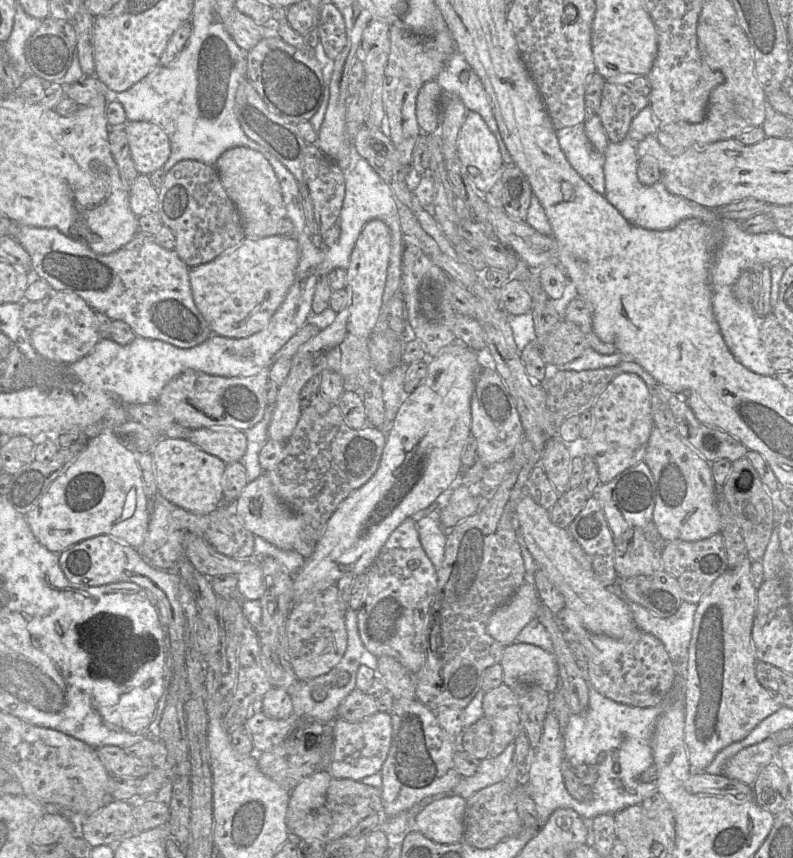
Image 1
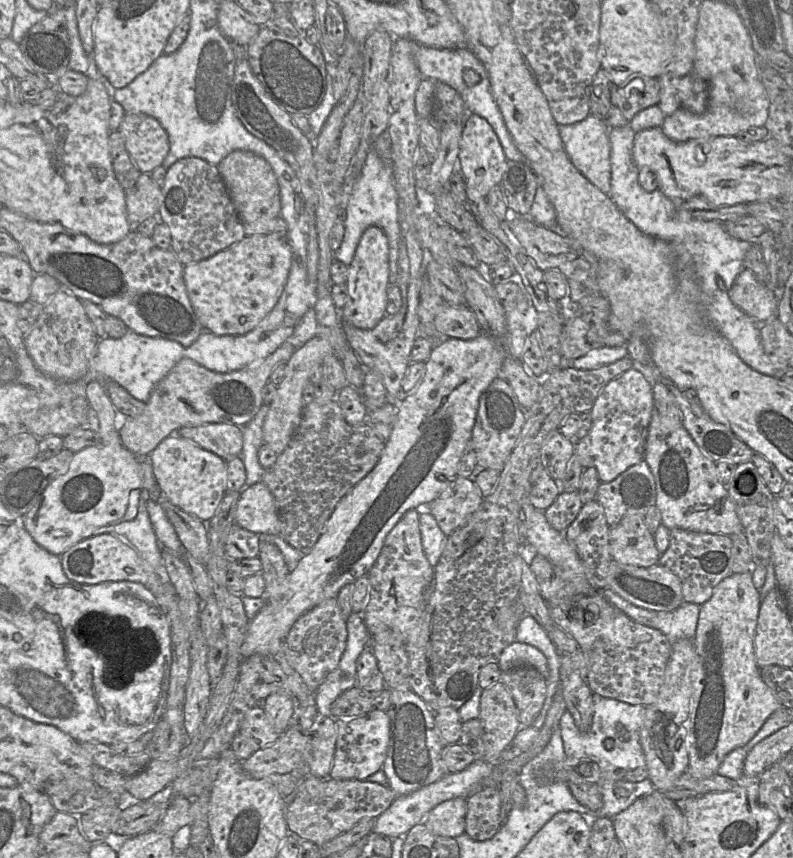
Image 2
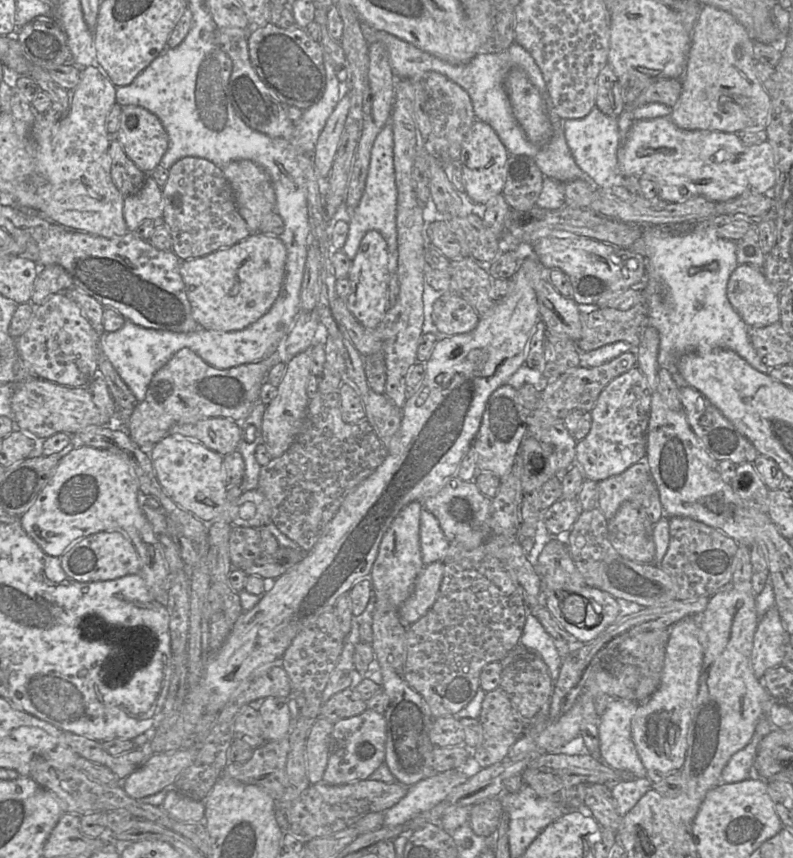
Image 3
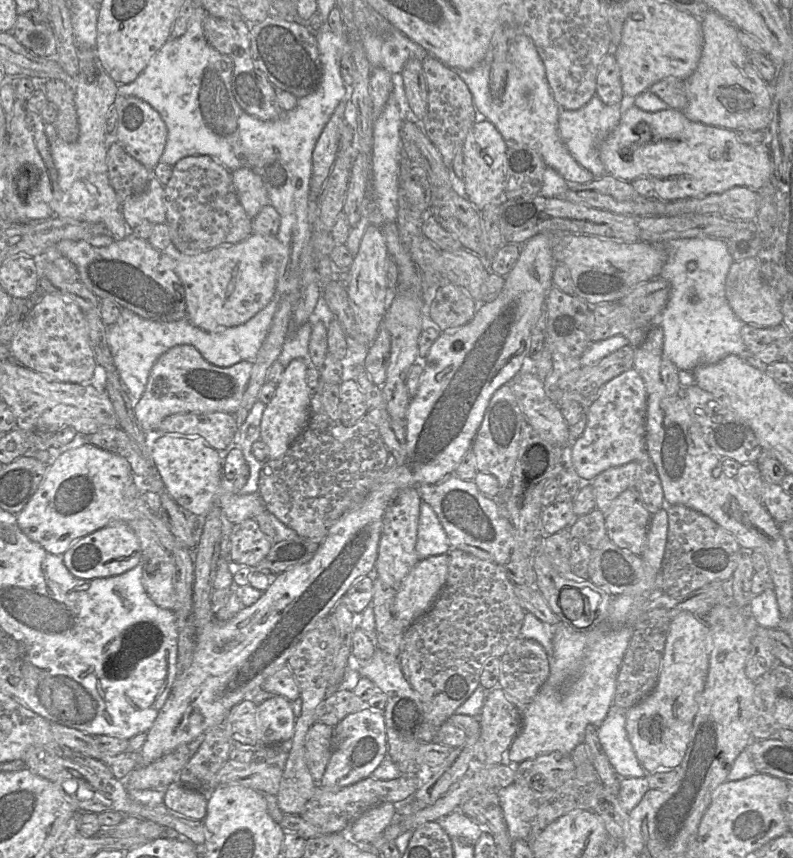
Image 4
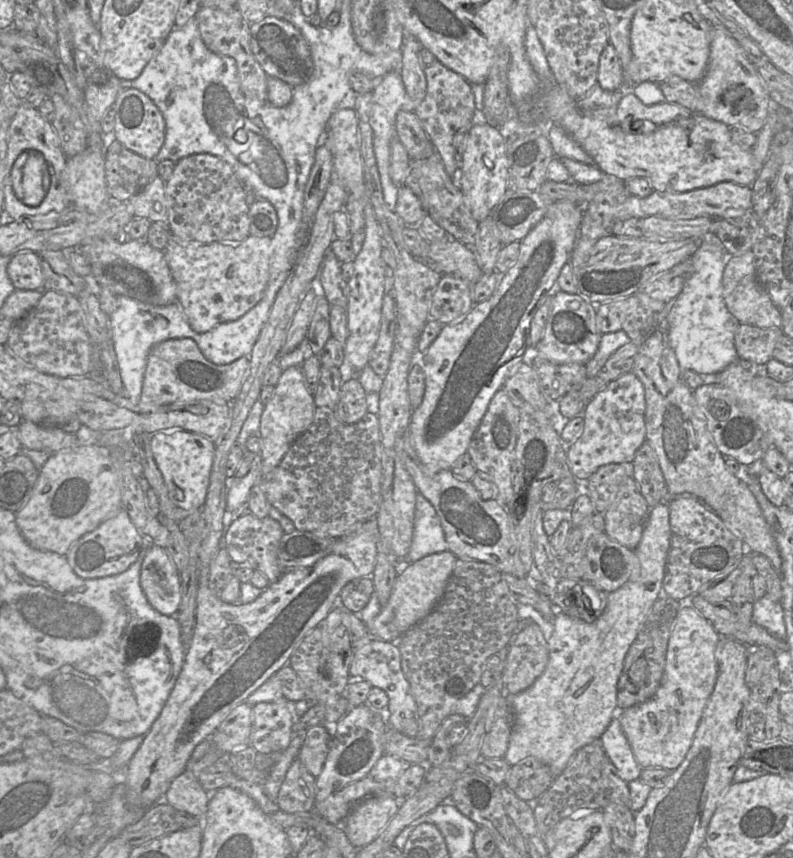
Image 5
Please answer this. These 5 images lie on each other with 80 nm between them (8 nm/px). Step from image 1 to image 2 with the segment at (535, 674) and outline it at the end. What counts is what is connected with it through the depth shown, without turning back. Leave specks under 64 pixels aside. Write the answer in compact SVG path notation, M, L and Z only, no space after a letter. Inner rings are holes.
M513 642L502 651L498 666L502 672L521 665L535 668L547 680L549 668L545 655L534 646Z

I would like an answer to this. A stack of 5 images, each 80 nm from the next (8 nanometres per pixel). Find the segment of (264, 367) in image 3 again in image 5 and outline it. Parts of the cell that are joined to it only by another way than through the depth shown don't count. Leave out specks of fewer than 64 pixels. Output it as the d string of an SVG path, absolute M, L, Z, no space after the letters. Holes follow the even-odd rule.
M191 338L161 341L148 354L142 393L137 405L141 412L150 412L161 405L201 400L230 404L240 391L248 367L248 356L242 356L226 365L212 363L204 357Z

